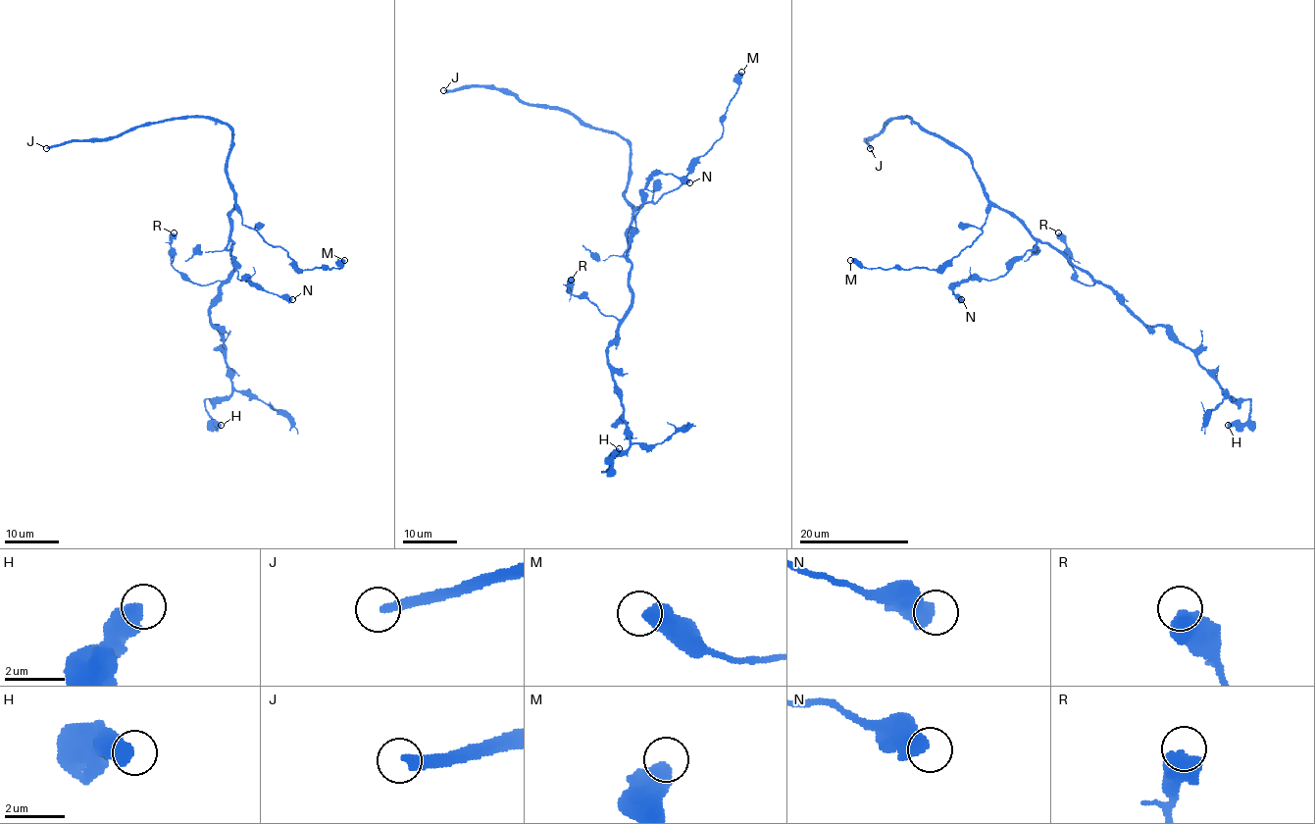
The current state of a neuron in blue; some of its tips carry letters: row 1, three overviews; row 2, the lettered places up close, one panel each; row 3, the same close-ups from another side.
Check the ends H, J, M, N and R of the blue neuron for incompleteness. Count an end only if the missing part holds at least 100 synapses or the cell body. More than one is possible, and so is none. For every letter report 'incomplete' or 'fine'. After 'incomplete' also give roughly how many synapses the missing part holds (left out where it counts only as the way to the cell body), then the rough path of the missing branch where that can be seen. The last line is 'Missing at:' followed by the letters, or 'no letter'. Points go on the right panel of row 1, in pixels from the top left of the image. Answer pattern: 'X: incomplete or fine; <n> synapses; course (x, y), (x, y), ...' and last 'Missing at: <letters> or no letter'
H: fine
J: incomplete; 450 synapses
M: fine
N: fine
R: fine
Missing at: J

